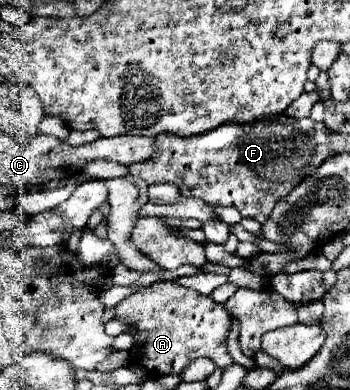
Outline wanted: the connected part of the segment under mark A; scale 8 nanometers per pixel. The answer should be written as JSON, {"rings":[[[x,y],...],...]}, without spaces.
{"rings":[[[173,280],[153,282],[147,288],[137,288],[129,298],[117,304],[115,318],[127,322],[125,332],[135,338],[131,362],[137,364],[139,356],[139,364],[149,372],[179,374],[191,360],[199,356],[211,358],[219,368],[233,362],[225,344],[231,326],[231,316],[227,310],[221,304],[215,304],[211,296],[183,288]]]}

